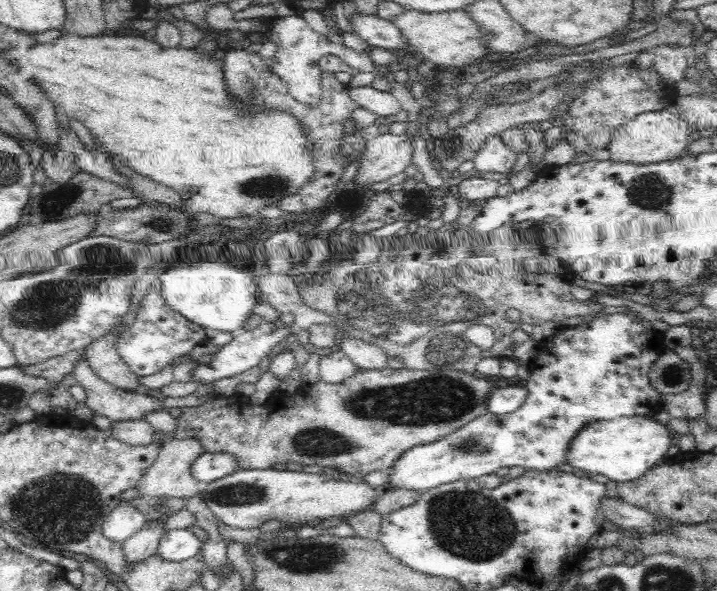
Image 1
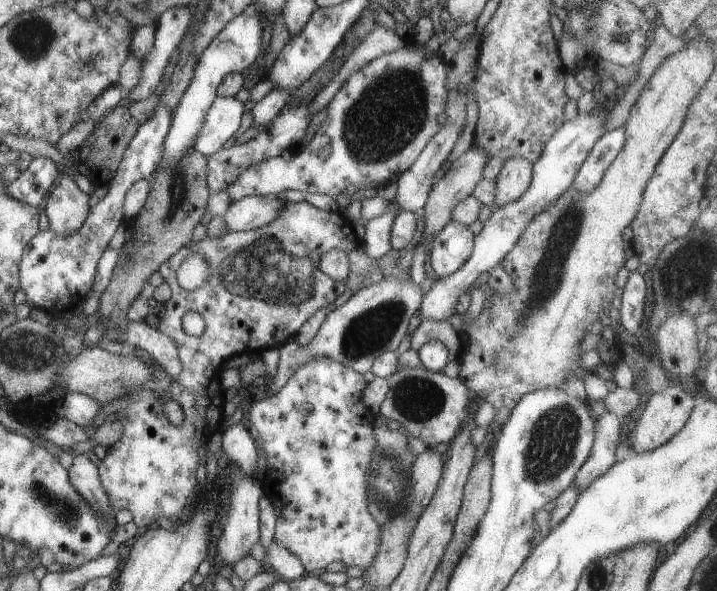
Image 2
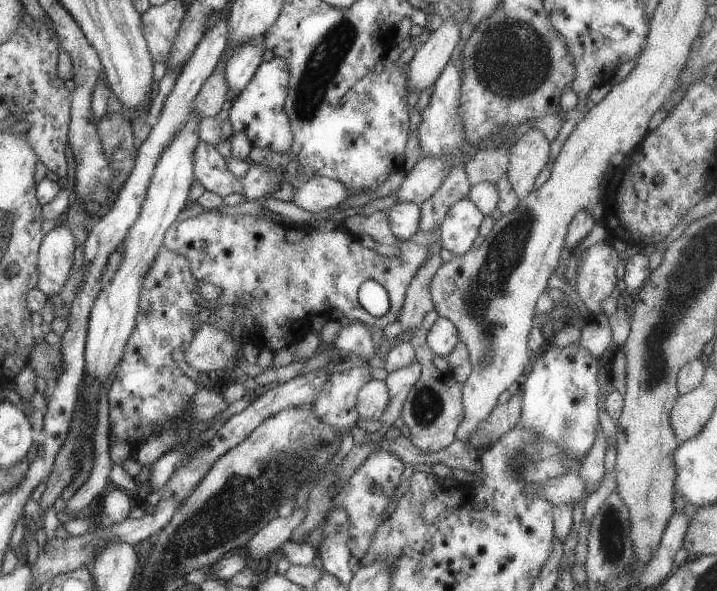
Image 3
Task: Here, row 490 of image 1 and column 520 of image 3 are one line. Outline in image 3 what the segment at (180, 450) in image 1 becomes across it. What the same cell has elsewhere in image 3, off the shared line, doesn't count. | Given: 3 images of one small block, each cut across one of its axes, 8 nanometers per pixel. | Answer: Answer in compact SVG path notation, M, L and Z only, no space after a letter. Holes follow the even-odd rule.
M529 128L508 148L504 174L519 200L535 189L535 179L548 161L549 144L542 132Z

